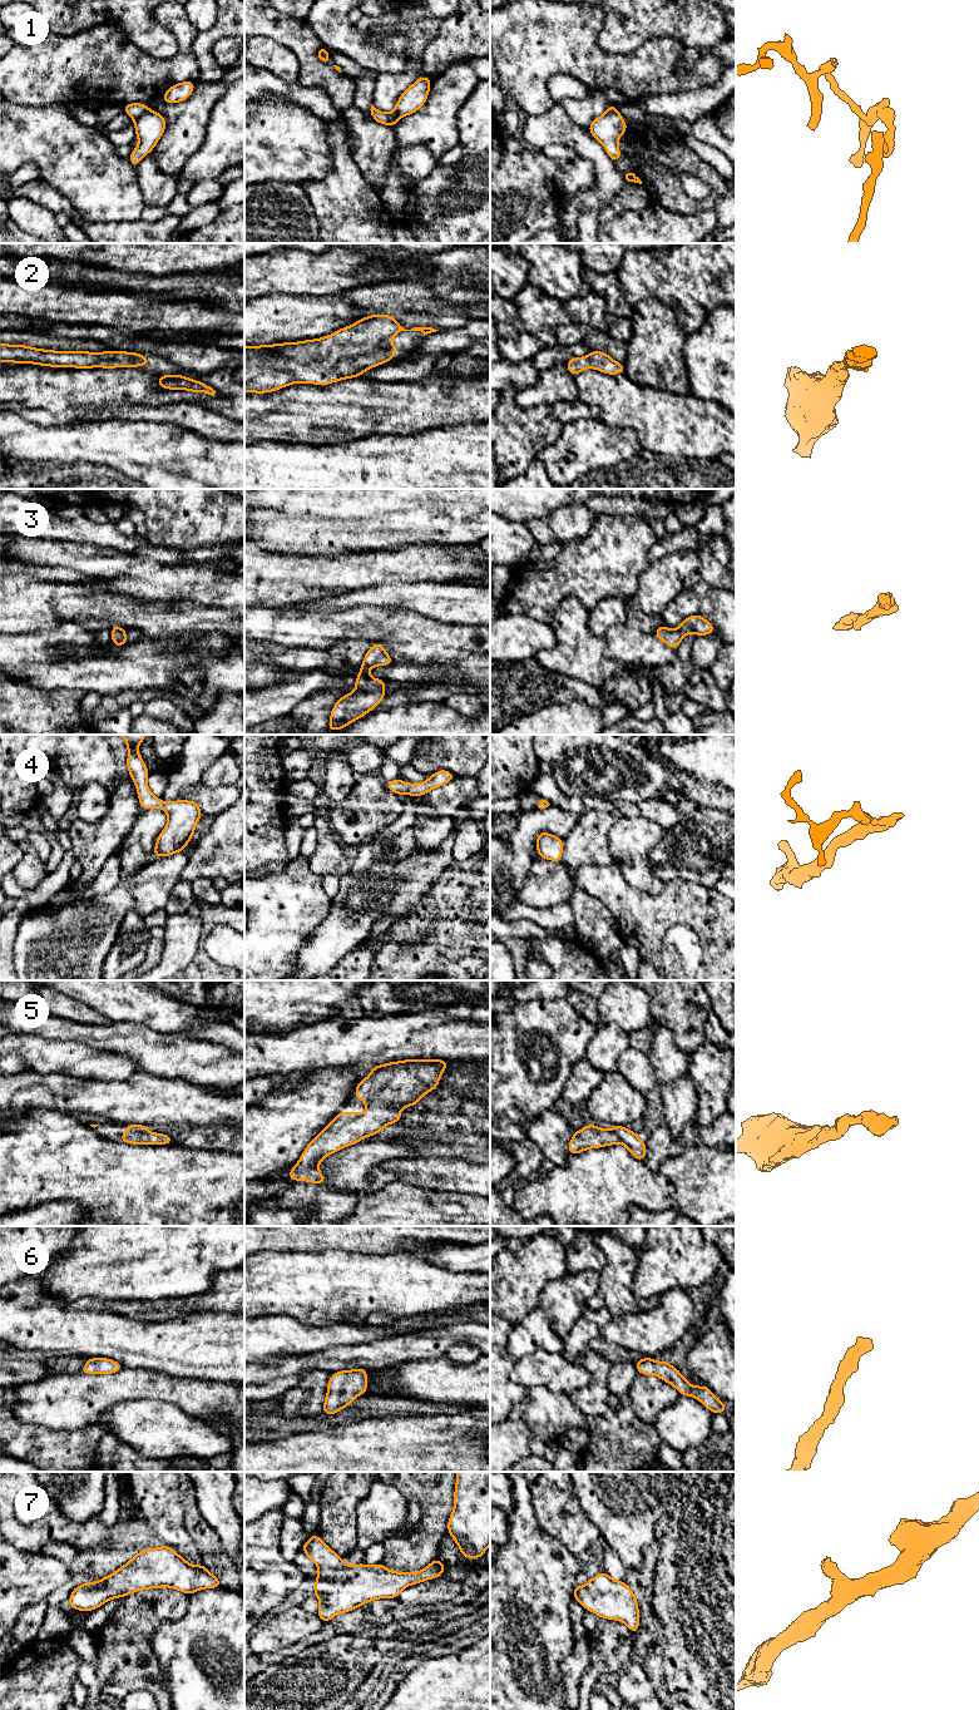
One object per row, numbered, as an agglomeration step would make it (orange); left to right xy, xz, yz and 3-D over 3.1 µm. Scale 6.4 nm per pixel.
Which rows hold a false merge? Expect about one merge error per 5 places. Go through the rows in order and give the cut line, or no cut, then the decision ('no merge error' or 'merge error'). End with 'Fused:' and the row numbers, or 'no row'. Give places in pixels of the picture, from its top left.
1: cut in xy along (149, 110), (134, 120); merge error
2: no cut; no merge error
3: no cut; no merge error
4: no cut; no merge error
5: no cut; no merge error
6: no cut; no merge error
7: no cut; no merge error
Fused: 1

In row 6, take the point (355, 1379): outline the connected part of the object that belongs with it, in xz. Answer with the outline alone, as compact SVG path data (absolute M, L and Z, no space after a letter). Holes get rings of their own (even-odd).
M364 1368L332 1373L327 1383L322 1413L333 1415L342 1408L350 1407L357 1395L366 1394L367 1374L369 1369Z

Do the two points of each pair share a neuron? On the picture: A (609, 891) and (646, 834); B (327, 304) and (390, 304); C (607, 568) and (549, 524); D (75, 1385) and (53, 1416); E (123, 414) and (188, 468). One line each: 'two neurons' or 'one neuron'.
A: two neurons
B: two neurons
C: two neurons
D: one neuron
E: two neurons

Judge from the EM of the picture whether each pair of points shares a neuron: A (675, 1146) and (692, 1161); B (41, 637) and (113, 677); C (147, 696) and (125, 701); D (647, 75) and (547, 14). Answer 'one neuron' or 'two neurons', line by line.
A: two neurons
B: one neuron
C: one neuron
D: one neuron

